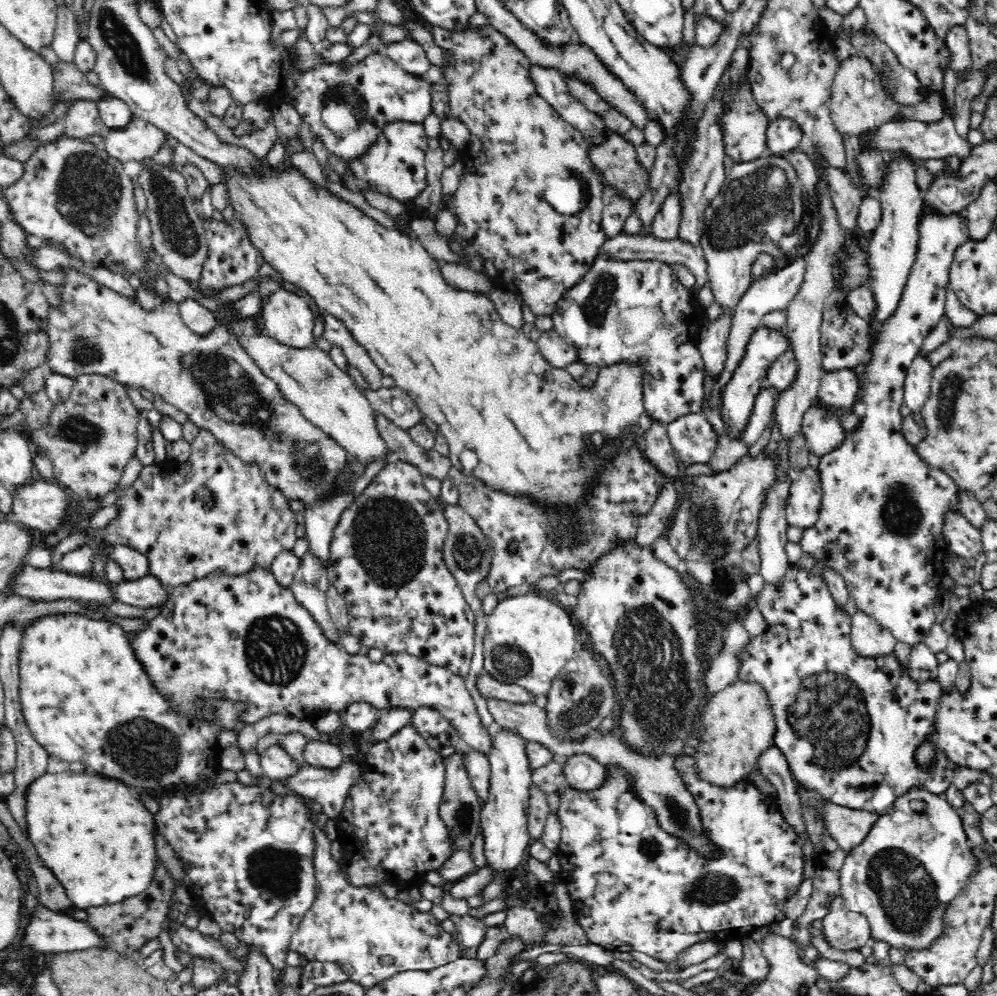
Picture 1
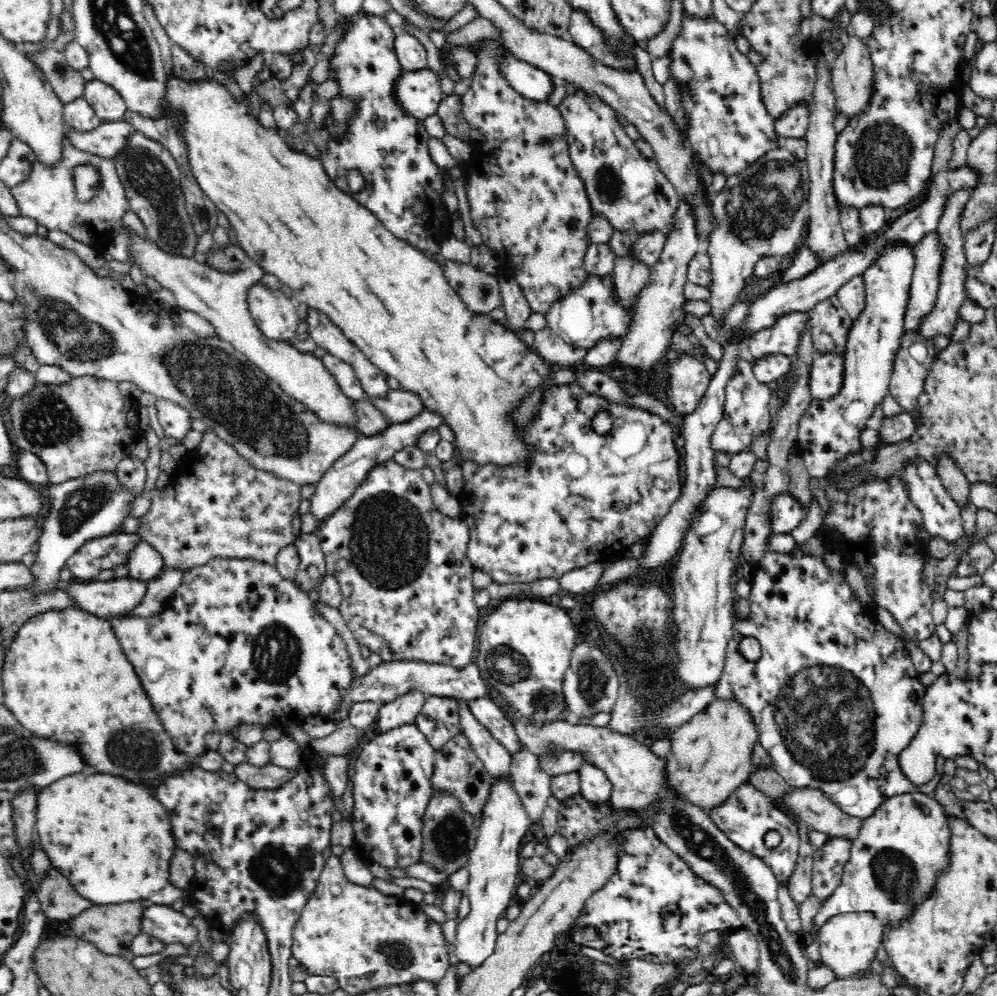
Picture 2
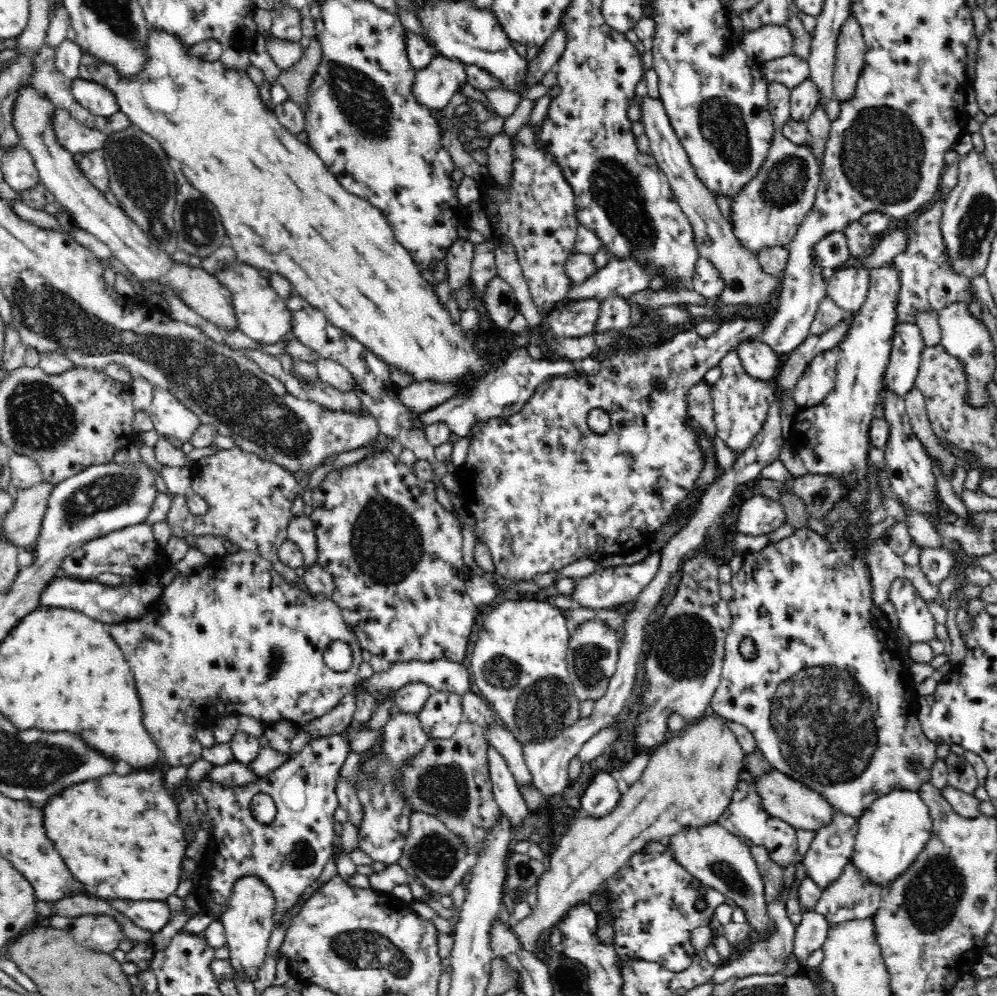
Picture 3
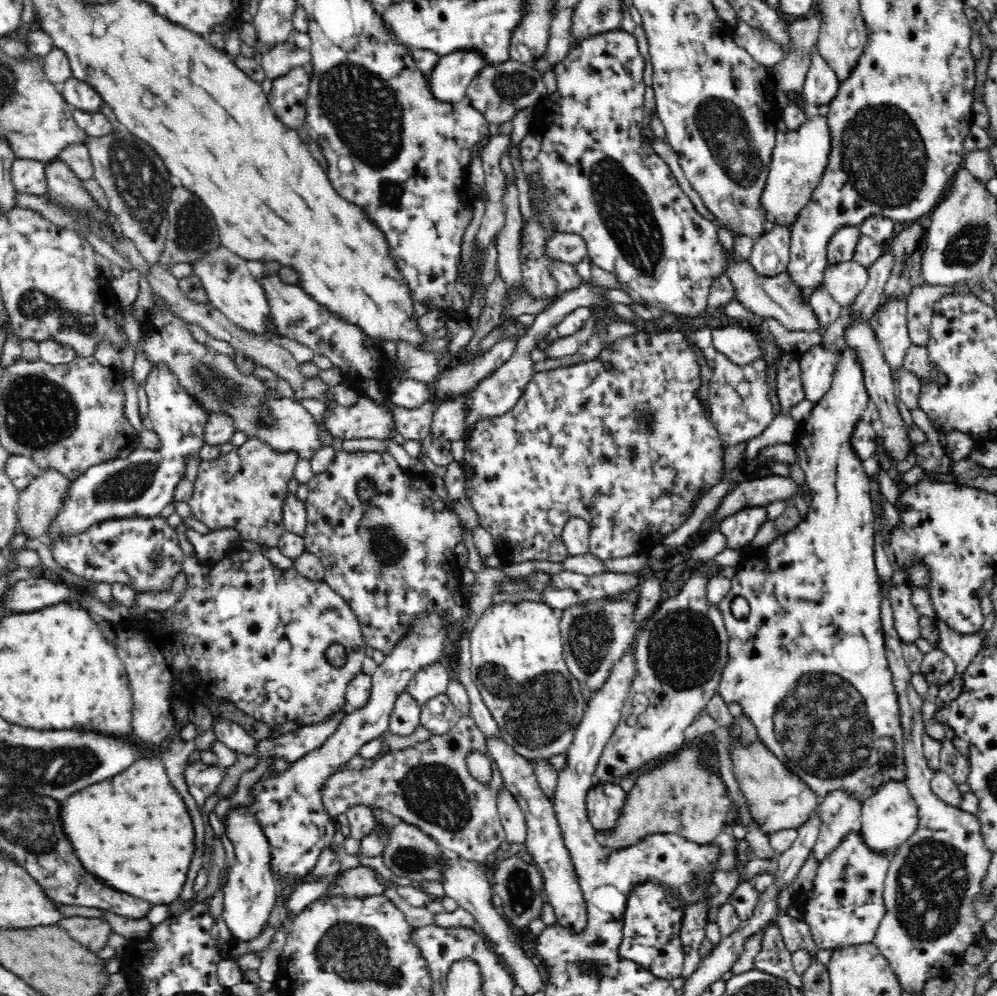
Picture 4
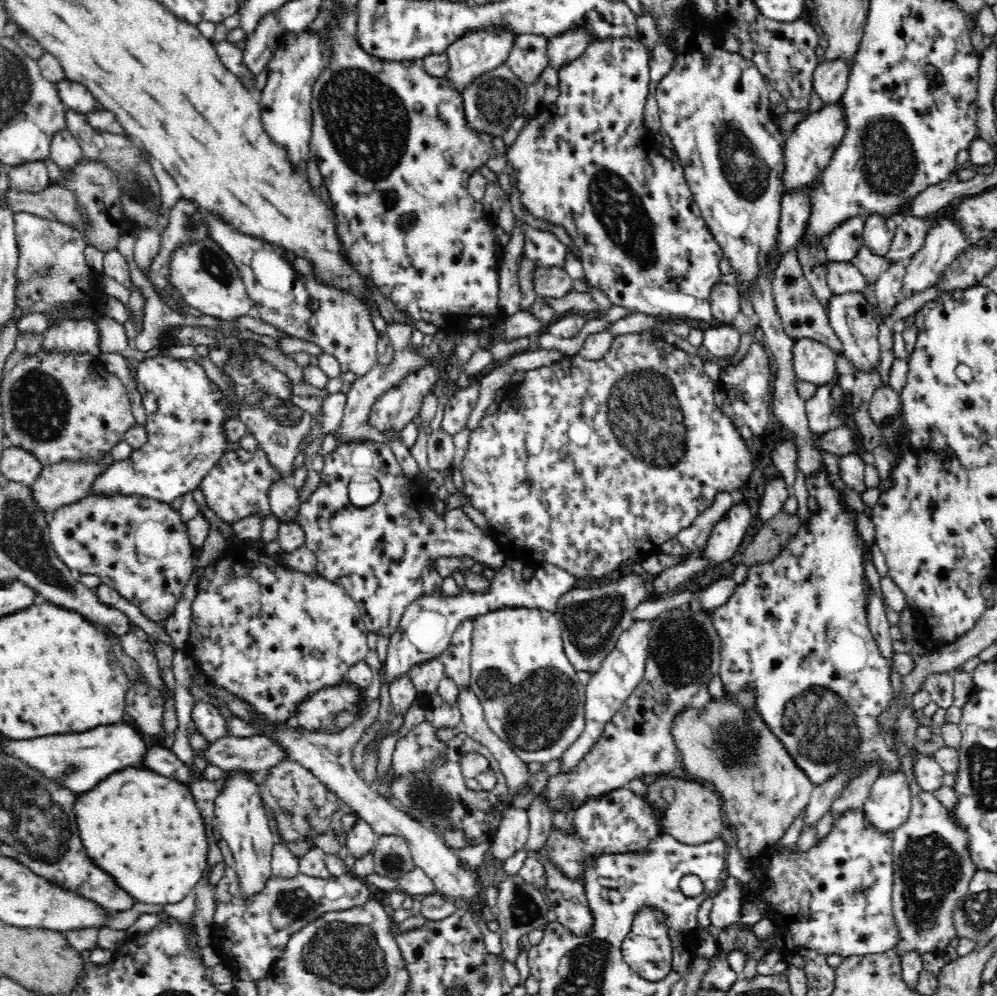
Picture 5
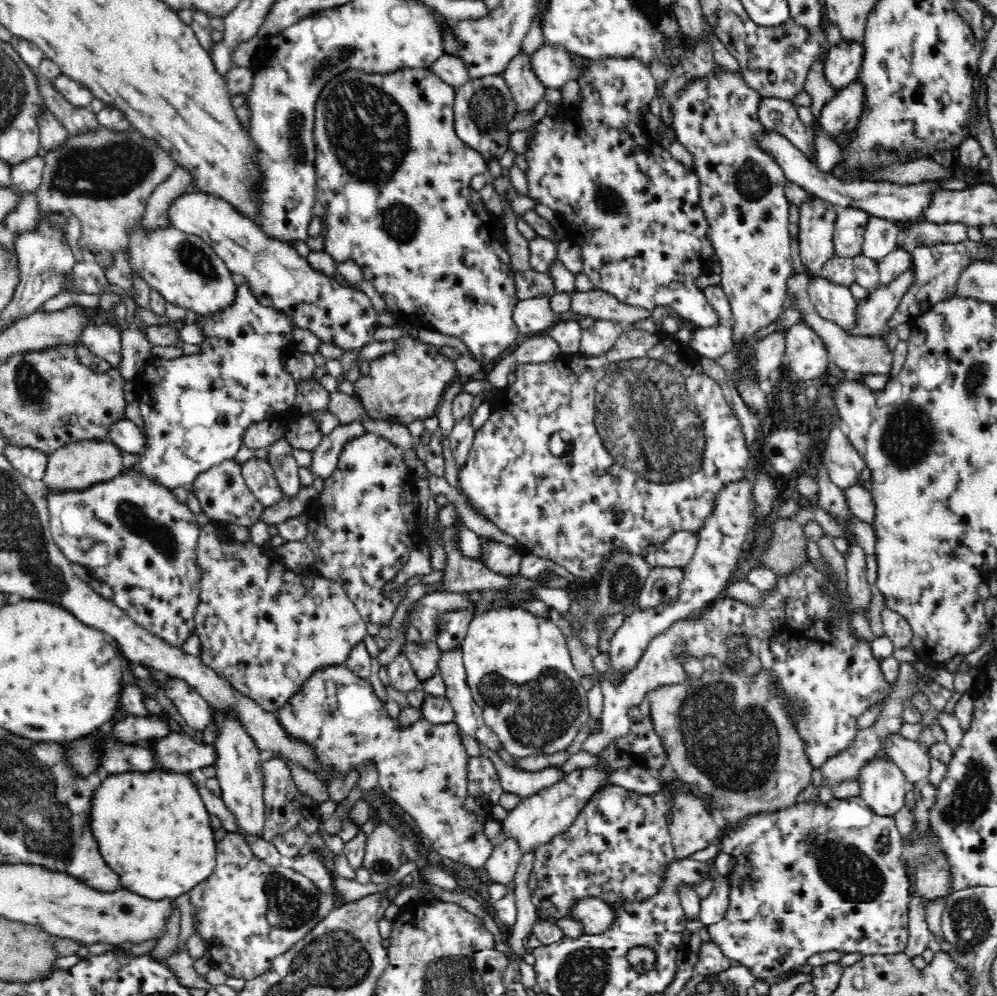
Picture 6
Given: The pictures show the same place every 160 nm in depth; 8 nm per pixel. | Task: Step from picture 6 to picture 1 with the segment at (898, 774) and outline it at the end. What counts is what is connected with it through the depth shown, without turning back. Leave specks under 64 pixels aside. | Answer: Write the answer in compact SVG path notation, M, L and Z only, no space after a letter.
M914 785L908 789L900 798L896 799L895 806L891 812L884 814L879 819L879 822L872 826L872 830L866 840L856 846L850 852L846 853L841 871L840 871L840 893L846 897L846 907L857 913L862 913L868 921L870 943L874 941L883 942L892 948L904 950L904 952L928 950L932 946L934 940L938 940L940 936L946 934L946 914L950 910L950 904L966 893L966 888L970 886L970 880L974 876L978 876L978 866L980 859L974 855L971 843L968 840L968 833L964 829L963 818L955 812L955 808L942 796L942 794L933 793L924 789L924 785Z

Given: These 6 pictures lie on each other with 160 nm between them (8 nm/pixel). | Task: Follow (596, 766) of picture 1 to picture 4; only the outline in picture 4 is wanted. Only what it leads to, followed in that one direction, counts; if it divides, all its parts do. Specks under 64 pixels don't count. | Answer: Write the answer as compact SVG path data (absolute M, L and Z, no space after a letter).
M612 781L596 783L589 788L586 797L587 814L595 832L605 831L620 816L621 806L625 799L624 790Z

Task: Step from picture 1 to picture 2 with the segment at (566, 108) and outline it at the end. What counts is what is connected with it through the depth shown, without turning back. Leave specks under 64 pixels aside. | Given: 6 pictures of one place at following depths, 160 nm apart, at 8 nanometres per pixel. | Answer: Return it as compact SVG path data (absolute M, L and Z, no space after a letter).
M505 50L503 74L511 86L525 98L547 101L554 93L555 85L550 75L540 68L516 59Z

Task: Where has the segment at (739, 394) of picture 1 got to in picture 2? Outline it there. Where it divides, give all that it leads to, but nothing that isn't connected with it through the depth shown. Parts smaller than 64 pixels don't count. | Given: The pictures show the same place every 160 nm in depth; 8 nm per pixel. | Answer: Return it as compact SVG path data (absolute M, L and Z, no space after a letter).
M790 312L778 318L776 324L770 328L763 328L750 334L746 339L750 363L758 362L760 358L768 355L794 356L800 342L800 329L807 320L806 312Z

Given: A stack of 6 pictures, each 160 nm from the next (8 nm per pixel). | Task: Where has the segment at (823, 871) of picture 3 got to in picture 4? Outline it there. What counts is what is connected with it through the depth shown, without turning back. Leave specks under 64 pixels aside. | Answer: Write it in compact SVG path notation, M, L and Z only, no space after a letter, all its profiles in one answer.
M843 790L829 792L820 799L819 833L811 854L820 865L828 860L842 840L861 831L861 803Z

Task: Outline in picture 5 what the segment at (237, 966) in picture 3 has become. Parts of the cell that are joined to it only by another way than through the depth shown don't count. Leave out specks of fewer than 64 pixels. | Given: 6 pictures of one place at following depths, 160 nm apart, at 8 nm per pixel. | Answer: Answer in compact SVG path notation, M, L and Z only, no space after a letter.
M244 770L230 771L228 782L222 794L213 804L216 826L234 857L233 871L237 877L237 892L243 900L254 900L258 894L266 890L266 884L273 876L272 854L274 853L277 836L271 833L269 820L257 786L245 778Z

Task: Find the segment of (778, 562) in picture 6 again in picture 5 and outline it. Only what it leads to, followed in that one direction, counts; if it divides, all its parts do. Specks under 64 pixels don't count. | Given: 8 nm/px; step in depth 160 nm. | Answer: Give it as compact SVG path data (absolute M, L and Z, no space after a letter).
M780 512L776 517L766 520L740 557L741 563L752 568L772 562L780 553L781 543L798 533L800 528L800 518L796 513Z

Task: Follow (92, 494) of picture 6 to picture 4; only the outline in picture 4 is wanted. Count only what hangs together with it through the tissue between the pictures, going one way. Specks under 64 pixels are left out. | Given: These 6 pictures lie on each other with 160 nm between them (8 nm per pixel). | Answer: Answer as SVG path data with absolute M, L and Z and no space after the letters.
M162 516L106 520L104 525L97 525L78 537L50 544L54 562L62 570L95 584L120 582L130 586L136 594L166 592L183 572L186 557L174 523L175 520Z

